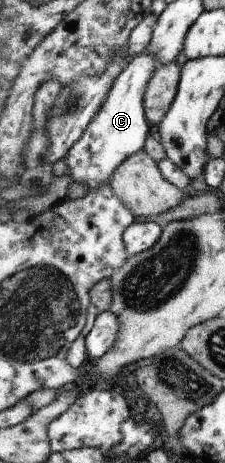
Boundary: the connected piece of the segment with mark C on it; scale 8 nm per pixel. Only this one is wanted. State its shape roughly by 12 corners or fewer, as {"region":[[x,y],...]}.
{"region":[[135,55],[66,155],[92,191],[146,146],[145,97],[160,64]]}

